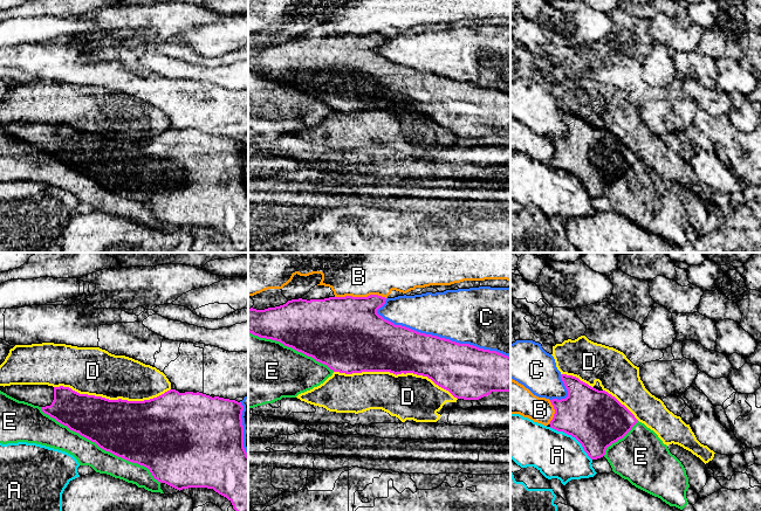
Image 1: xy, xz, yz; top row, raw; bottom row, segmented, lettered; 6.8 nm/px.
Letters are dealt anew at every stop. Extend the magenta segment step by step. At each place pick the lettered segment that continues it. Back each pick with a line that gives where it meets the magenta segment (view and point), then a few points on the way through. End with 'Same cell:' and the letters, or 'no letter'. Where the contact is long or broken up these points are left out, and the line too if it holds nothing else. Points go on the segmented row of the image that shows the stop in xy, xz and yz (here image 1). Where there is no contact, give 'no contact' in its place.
Same cell: no letter

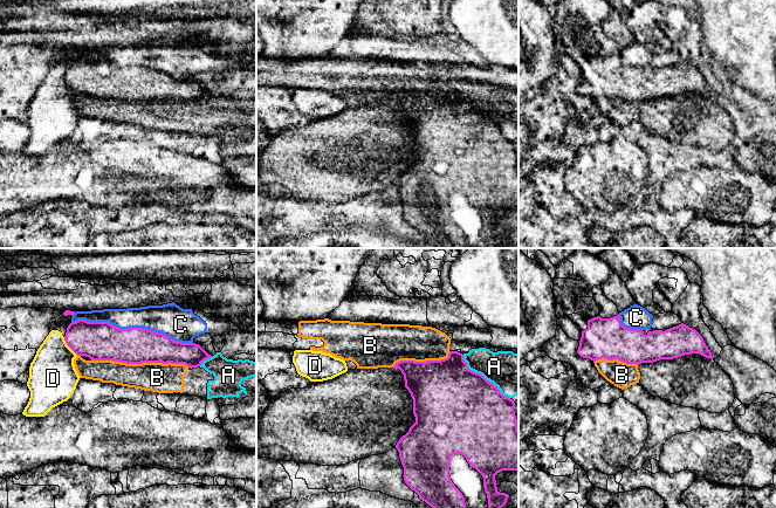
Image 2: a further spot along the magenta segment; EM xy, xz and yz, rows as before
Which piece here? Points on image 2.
Same cell: no letter

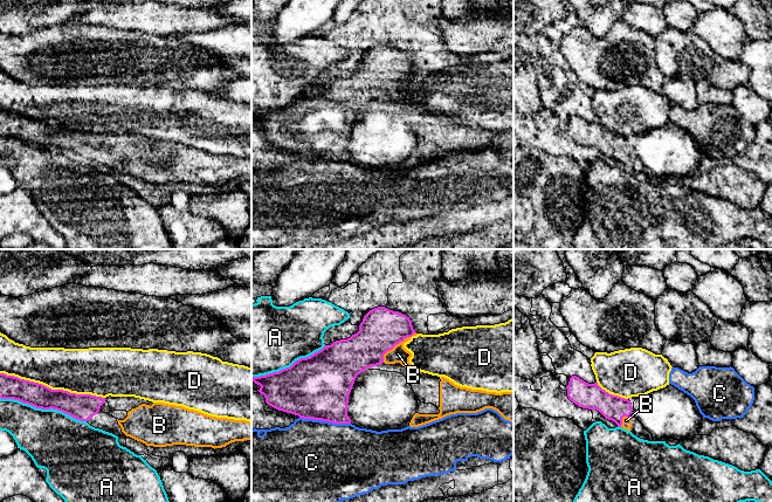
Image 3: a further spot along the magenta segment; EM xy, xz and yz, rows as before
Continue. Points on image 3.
B: contact xz (393, 346); way xz (381, 329), (383, 336), (393, 346), (398, 353)
Same cell: B

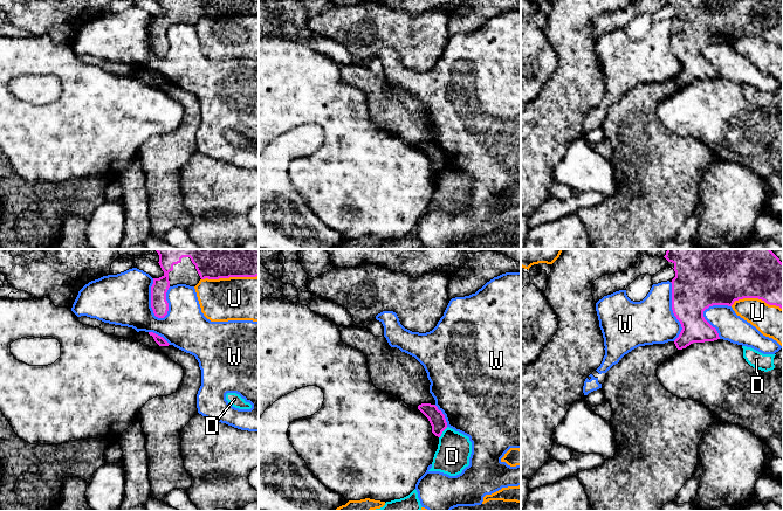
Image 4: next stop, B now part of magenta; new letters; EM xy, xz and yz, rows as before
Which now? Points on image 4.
Same cell: no letter

